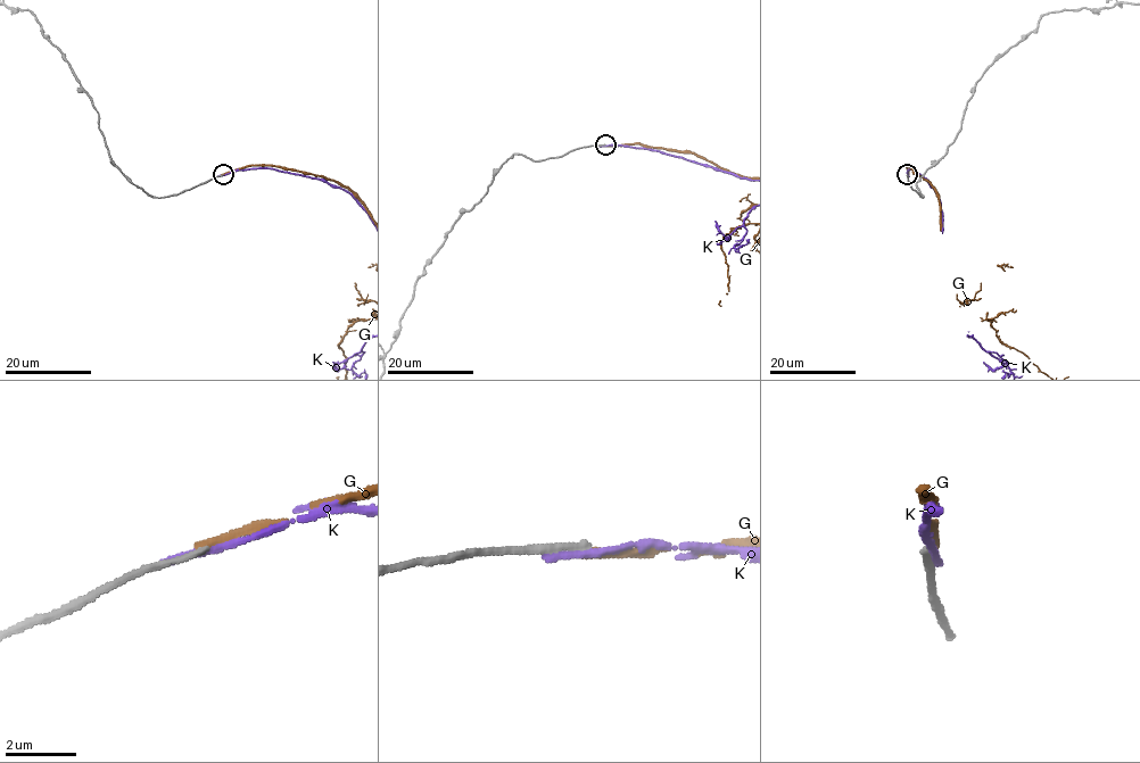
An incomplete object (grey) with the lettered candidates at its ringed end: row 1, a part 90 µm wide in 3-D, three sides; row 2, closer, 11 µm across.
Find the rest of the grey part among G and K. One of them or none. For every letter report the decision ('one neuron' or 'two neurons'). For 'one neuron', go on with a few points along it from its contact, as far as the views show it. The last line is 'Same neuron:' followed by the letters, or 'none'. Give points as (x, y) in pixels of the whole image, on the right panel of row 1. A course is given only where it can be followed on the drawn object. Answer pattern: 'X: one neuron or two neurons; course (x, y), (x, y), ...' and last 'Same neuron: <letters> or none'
G: two neurons
K: two neurons
Same neuron: none

